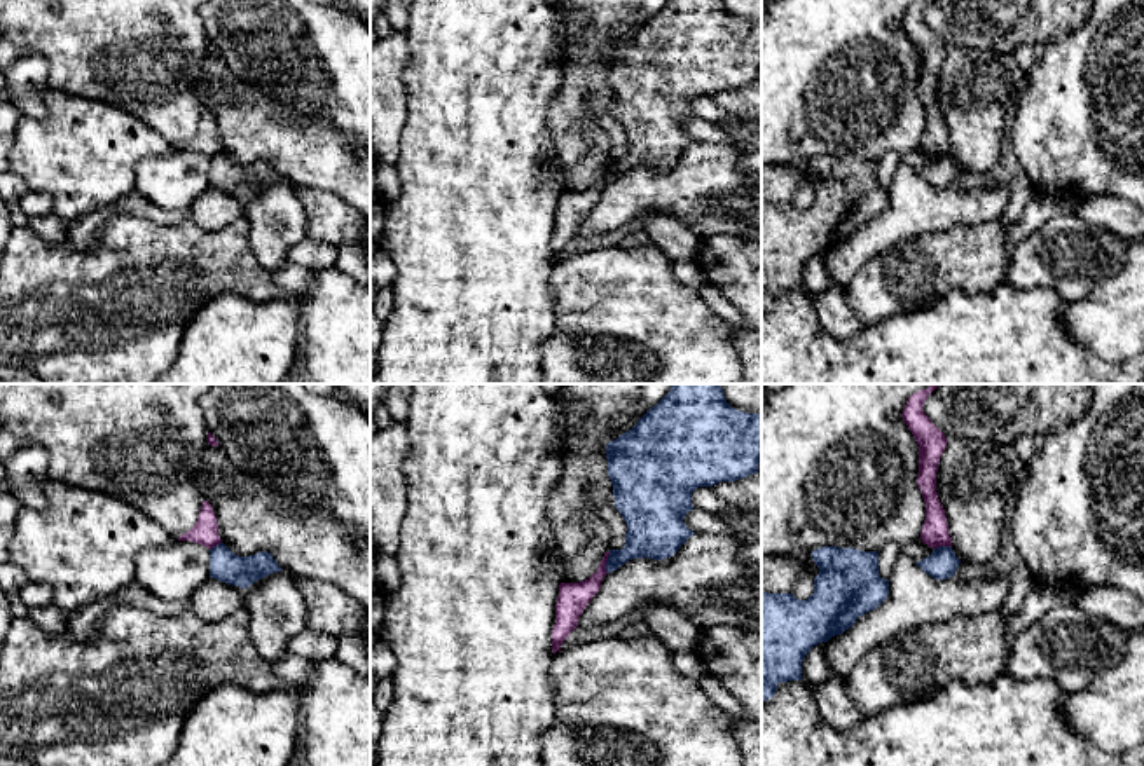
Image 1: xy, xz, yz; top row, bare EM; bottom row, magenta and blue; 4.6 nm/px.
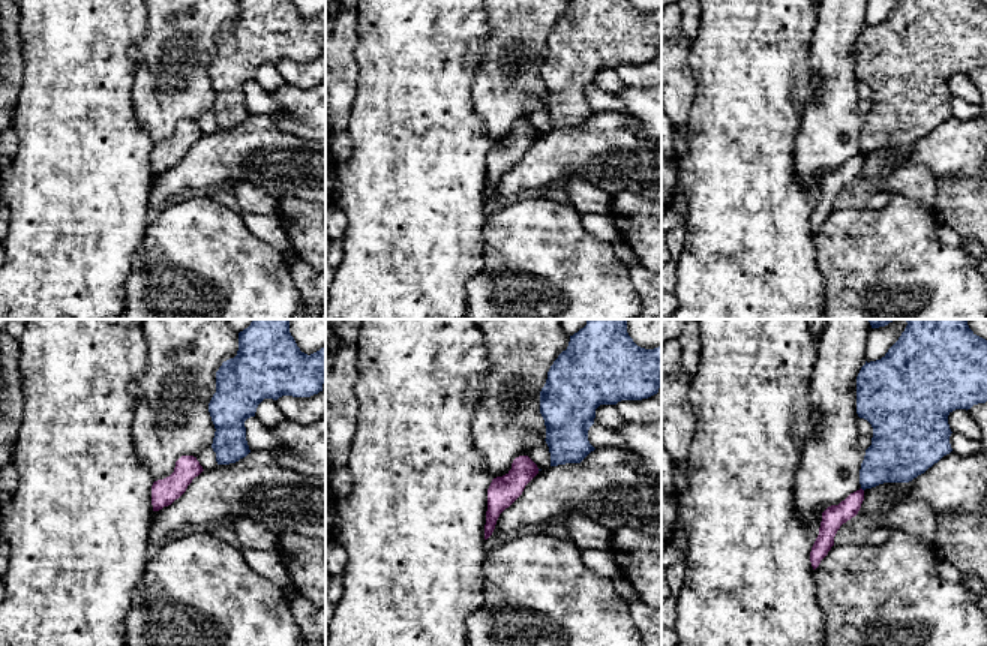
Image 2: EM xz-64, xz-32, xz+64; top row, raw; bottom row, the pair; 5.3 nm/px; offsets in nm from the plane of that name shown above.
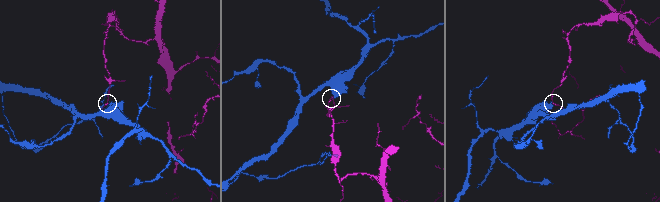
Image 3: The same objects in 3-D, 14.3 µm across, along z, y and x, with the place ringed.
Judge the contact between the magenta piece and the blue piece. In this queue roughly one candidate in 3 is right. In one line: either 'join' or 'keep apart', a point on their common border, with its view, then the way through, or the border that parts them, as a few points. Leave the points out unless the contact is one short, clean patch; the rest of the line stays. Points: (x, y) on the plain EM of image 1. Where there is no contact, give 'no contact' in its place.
keep apart; contact xz (606, 170); border xz (610, 161), (606, 182)

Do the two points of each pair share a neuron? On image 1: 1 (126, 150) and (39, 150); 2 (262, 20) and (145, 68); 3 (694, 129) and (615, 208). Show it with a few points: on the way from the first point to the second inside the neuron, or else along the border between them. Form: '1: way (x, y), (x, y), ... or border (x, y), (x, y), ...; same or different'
1: way (105, 149), (63, 147), (60, 150); same
2: border (201, 18), (208, 41); different
3: border (696, 142), (729, 145); different

